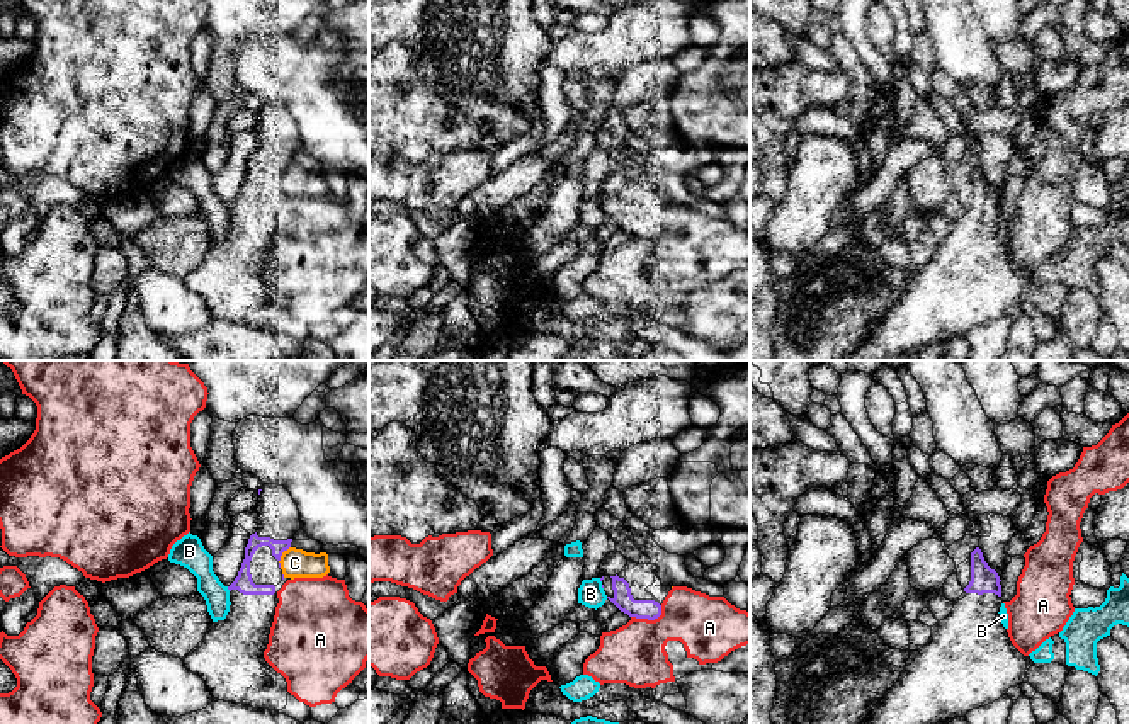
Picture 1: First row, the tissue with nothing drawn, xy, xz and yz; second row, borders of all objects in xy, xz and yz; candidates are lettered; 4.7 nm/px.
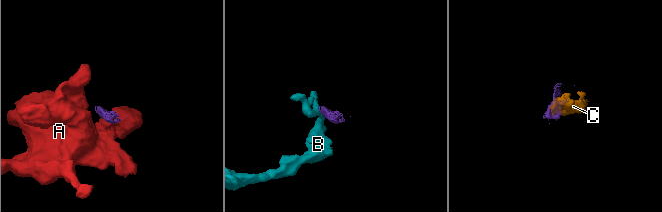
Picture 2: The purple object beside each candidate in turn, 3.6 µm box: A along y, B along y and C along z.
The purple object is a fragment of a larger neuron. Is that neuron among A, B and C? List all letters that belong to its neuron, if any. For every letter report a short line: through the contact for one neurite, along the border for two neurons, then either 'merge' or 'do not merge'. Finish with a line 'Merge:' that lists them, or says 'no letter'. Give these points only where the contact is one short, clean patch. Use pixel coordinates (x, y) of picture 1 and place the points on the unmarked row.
A: do not merge
B: line xy (226, 206), (230, 209); do not merge
C: do not merge
Merge: no letter

